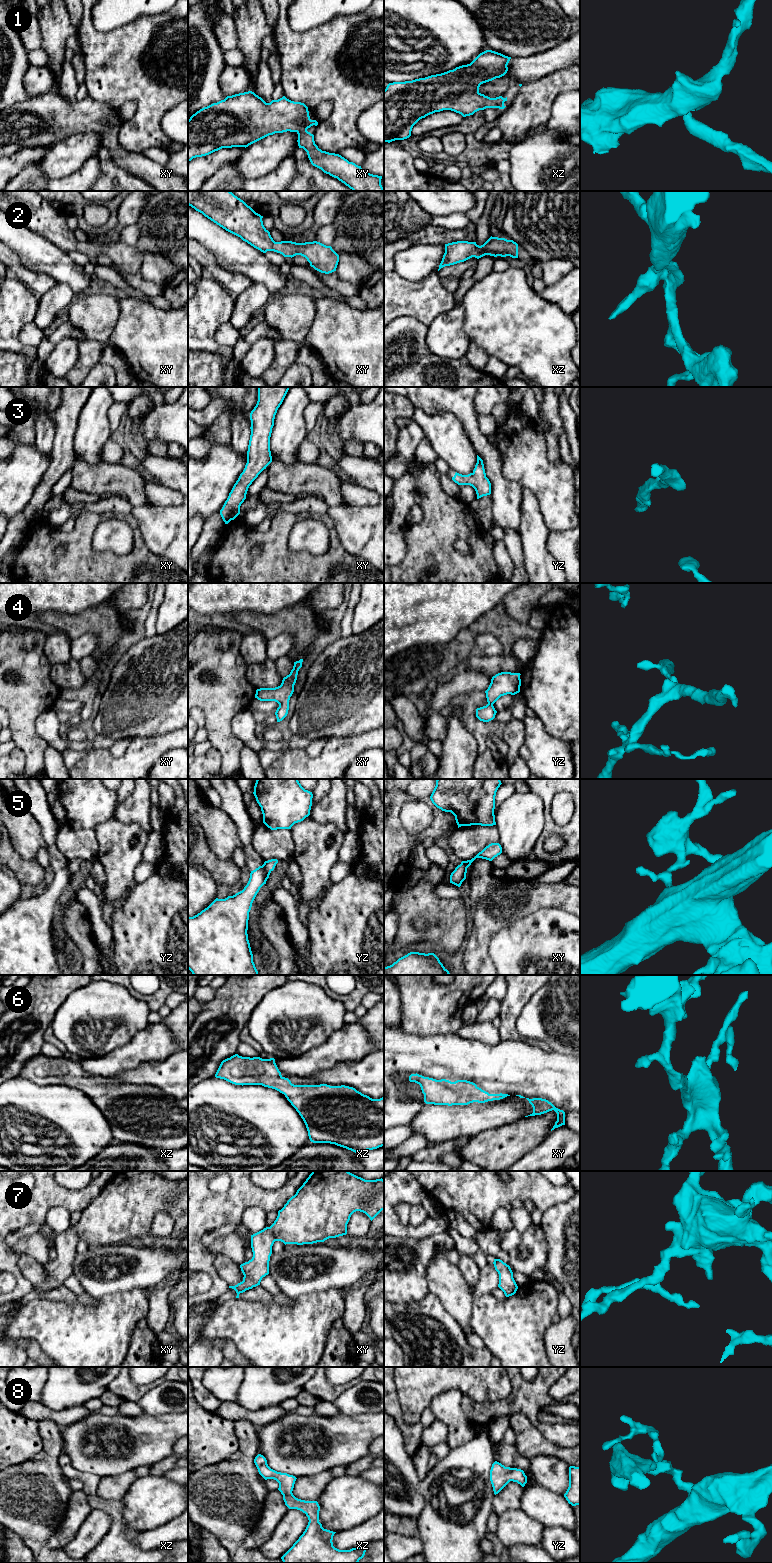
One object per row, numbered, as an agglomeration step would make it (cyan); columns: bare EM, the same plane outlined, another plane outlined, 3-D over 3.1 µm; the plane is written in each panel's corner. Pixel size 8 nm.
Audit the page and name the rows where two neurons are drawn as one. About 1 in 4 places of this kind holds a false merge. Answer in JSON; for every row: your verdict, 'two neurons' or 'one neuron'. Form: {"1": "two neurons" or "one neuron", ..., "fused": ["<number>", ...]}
{"1": "one neuron", "2": "one neuron", "3": "one neuron", "4": "one neuron", "5": "one neuron", "6": "one neuron", "7": "one neuron", "8": "one neuron", "fused": []}

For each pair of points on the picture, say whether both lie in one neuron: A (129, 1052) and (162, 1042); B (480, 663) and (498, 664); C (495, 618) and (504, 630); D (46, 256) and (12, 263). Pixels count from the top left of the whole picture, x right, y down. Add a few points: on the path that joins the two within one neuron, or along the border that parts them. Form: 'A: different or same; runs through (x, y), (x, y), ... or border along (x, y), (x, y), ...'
A: same; runs through (137, 1051), (154, 1043)
B: same; runs through (484, 663), (494, 664)
C: same; runs through (497, 621), (503, 627)
D: different; border along (10, 248), (23, 266), (30, 270), (41, 272)

